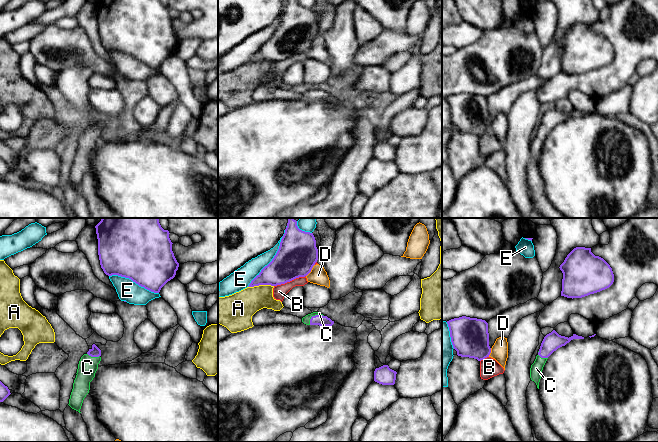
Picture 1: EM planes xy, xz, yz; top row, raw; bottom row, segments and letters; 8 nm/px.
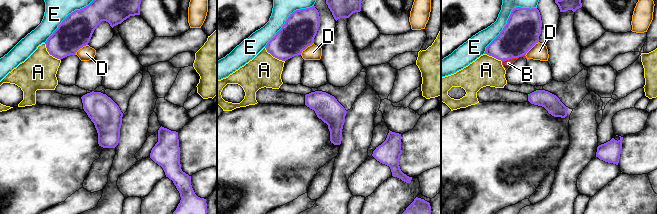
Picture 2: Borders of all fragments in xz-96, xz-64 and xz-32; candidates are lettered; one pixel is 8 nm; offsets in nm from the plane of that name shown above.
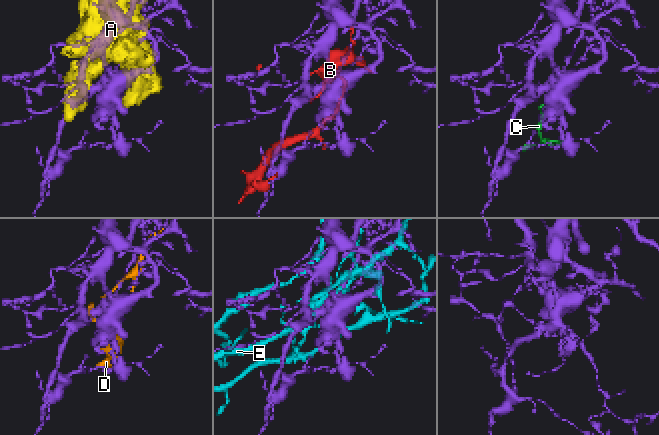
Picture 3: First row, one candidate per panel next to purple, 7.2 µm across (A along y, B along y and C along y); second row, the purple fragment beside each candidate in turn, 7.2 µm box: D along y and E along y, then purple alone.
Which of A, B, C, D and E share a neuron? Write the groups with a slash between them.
A / B / C / D / E

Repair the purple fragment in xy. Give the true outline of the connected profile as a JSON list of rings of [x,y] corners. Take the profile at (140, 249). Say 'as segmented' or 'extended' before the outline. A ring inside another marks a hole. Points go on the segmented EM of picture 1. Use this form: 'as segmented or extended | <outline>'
as segmented | [[[102,218],[95,228],[100,265],[106,275],[129,278],[154,293],[159,293],[161,288],[175,277],[179,263],[172,251],[170,233],[161,227],[158,218]]]

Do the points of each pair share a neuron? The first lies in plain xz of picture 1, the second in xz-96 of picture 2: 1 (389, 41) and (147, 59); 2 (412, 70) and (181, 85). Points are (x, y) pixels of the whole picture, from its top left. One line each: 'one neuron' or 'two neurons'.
1: one neuron
2: one neuron

